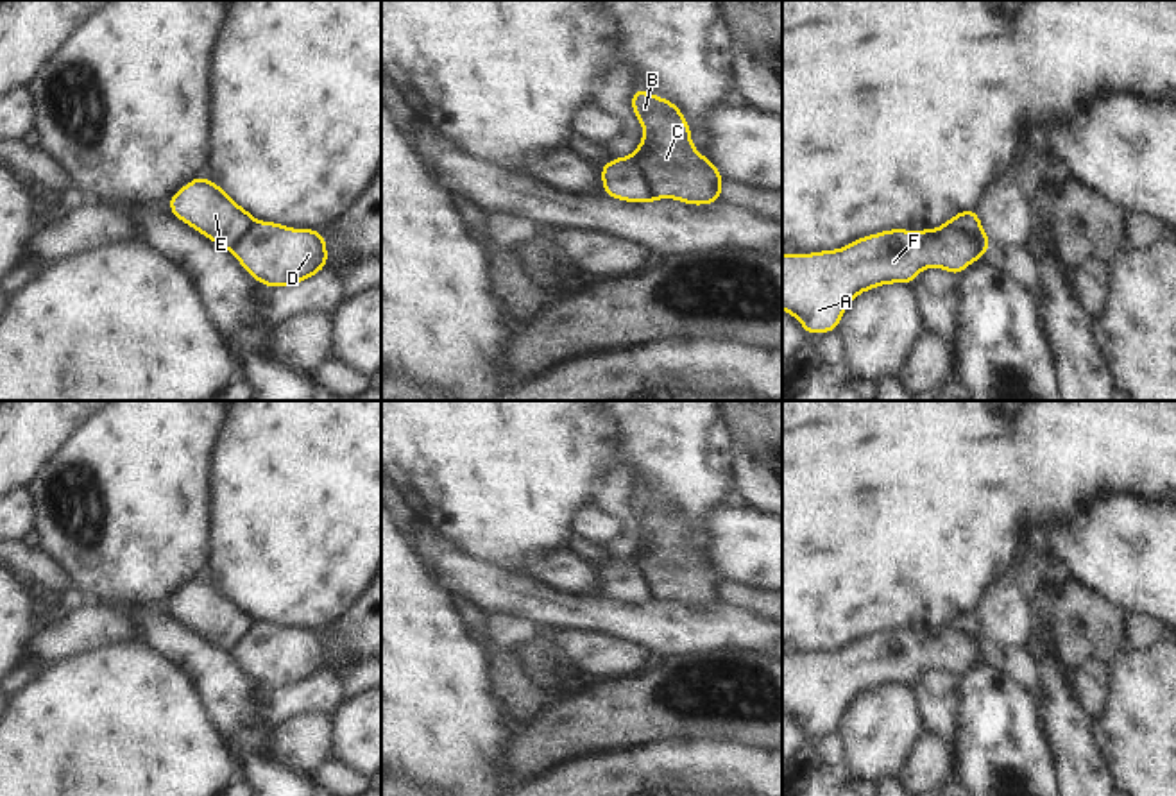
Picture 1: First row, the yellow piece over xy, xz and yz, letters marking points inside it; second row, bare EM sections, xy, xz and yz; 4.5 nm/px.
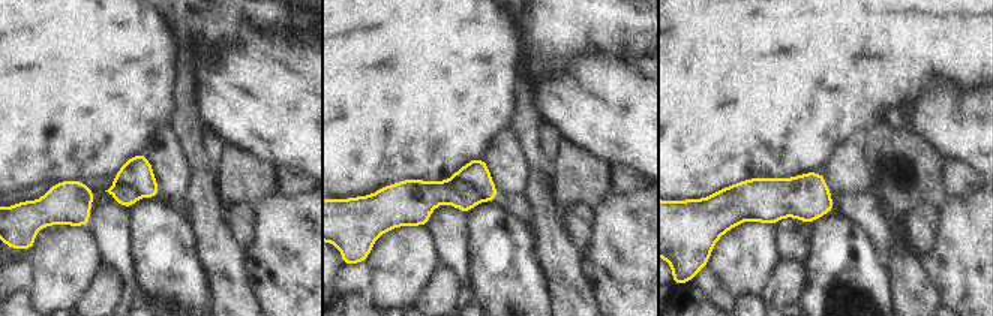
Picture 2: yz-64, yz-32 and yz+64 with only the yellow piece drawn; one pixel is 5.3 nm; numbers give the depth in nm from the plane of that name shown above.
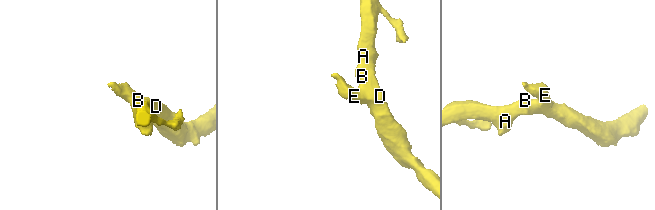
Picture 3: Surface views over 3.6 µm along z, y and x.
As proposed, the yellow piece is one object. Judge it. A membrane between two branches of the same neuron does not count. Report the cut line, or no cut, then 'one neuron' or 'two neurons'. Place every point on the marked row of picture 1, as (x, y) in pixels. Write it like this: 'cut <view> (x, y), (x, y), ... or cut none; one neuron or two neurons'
cut yz (942, 226), (963, 233), (980, 258); two neurons

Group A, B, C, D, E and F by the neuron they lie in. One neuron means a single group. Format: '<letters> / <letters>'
A B C D F / E

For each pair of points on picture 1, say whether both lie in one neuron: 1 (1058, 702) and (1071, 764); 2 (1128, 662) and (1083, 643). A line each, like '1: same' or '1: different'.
1: same
2: different

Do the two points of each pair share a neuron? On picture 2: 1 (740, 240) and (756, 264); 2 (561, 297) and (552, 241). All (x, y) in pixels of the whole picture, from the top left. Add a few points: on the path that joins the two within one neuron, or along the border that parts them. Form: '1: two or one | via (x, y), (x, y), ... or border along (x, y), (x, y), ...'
1: one | via (746, 246), (750, 258)
2: one | via (561, 283), (561, 262), (557, 255)

